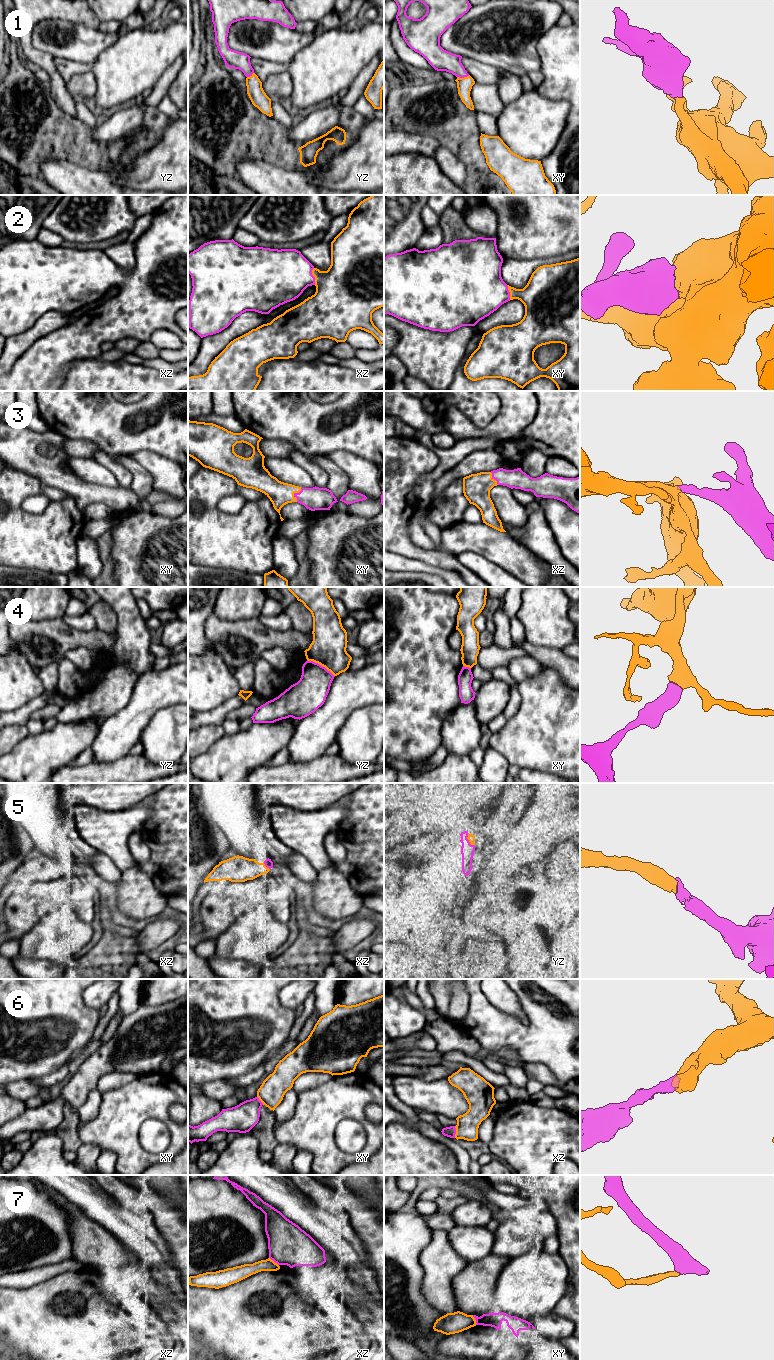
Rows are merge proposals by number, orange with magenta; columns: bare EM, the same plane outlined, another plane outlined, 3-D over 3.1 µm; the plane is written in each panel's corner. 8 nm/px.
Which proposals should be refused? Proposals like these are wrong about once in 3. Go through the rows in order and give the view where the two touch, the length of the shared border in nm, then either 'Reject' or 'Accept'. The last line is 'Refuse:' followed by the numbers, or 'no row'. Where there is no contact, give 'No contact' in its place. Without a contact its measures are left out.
1: Touches orange in xy. Shared border 110 nm. Accept
2: Touches orange in xz. Shared border 140 nm. Accept
3: Touches orange in xy. Shared border 120 nm. Accept
4: Touches orange in yz. Shared border 260 nm. Reject
5: Touches orange in yz. Shared border 120 nm. Accept
6: Touches orange in xz. Shared border 100 nm. Accept
7: Touches orange in xz. Shared border 100 nm. Reject
Refuse: 4, 7

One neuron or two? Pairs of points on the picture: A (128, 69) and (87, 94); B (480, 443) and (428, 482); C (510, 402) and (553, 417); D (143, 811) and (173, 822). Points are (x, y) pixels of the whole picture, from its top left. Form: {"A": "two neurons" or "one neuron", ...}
{"A": "two neurons", "B": "one neuron", "C": "two neurons", "D": "two neurons"}

